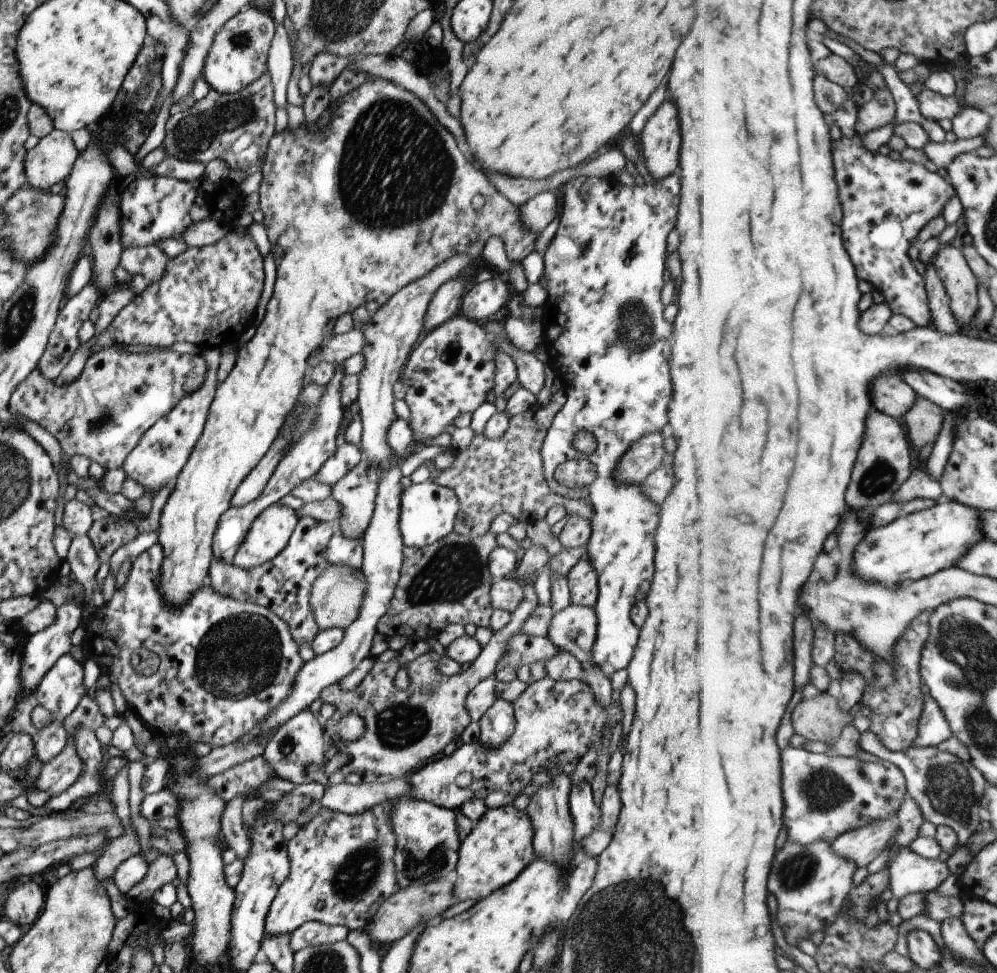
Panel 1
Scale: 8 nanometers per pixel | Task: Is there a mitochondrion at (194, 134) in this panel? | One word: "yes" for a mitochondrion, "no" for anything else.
yes

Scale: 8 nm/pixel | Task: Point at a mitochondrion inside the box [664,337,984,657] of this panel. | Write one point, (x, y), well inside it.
(882, 473)

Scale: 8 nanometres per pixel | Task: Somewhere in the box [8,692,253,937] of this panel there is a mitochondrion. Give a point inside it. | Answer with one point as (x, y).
(82, 917)

